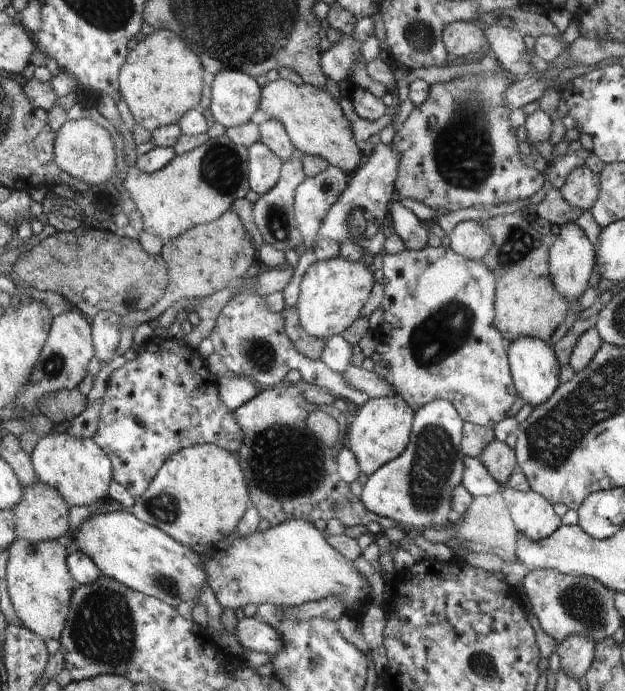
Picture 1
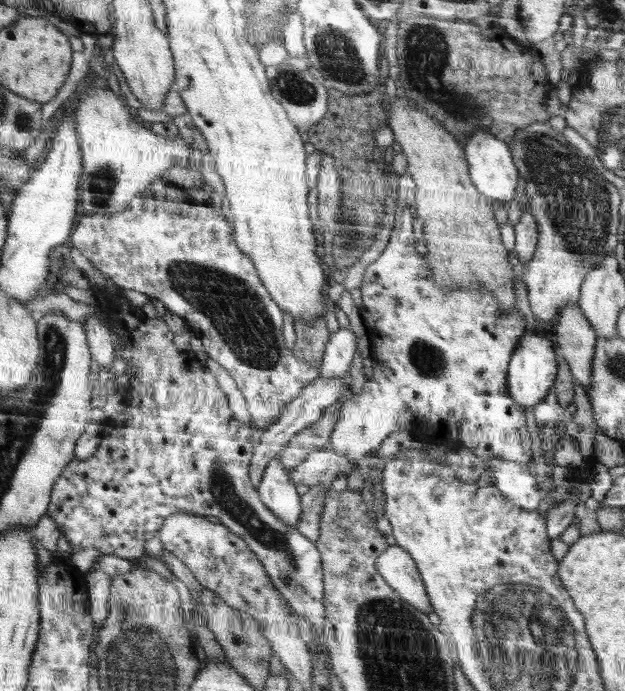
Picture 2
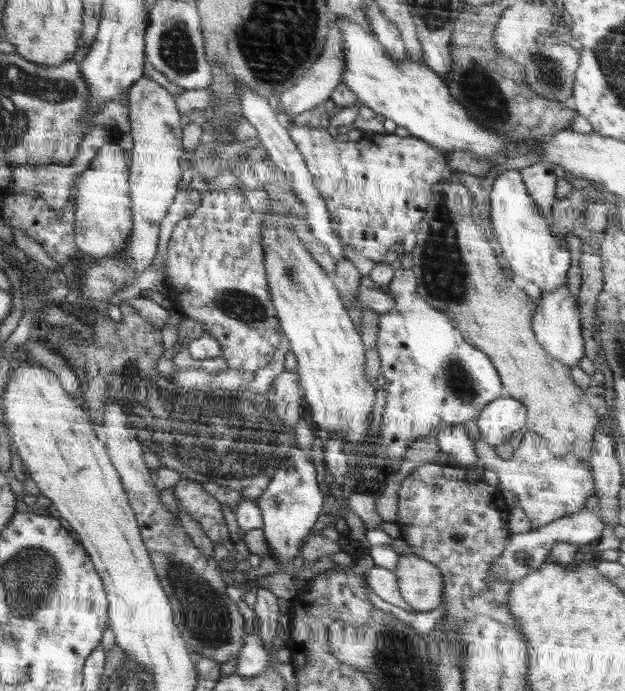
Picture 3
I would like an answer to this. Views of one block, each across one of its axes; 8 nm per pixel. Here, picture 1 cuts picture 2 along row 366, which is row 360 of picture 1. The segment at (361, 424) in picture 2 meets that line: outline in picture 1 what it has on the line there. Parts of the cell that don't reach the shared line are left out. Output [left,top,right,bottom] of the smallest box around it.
[372,245,516,429]

